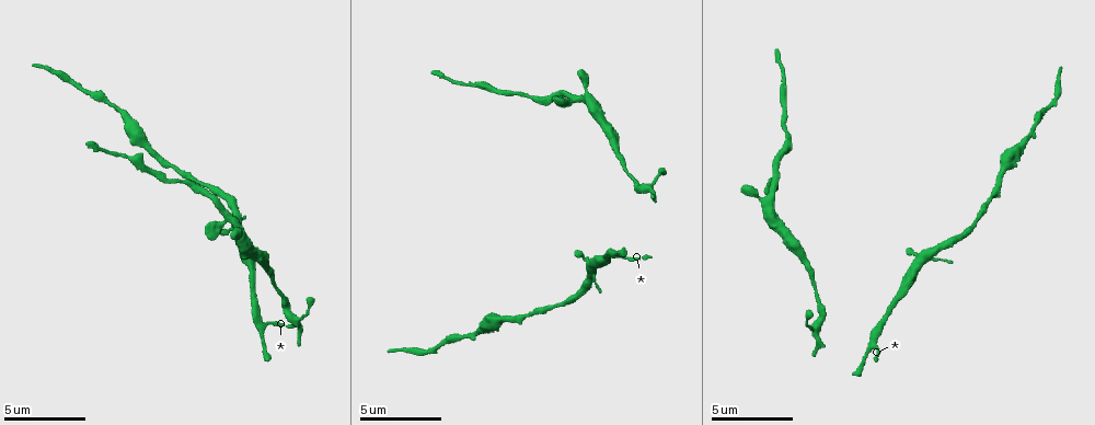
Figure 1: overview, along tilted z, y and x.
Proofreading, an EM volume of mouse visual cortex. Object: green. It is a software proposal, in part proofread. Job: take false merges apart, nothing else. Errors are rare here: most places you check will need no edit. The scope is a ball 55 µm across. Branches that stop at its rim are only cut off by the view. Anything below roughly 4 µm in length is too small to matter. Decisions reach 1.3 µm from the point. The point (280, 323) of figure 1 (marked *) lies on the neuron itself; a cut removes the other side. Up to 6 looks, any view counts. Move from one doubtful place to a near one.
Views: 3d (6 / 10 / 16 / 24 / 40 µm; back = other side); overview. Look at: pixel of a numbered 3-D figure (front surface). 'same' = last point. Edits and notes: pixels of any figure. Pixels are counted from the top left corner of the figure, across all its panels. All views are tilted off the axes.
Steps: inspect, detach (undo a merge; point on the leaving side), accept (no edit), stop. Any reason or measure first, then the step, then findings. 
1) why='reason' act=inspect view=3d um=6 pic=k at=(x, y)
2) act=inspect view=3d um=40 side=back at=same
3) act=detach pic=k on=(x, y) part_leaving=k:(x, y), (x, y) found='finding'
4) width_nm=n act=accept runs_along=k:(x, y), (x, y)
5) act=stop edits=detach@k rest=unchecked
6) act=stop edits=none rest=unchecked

why='sudden change in width' act=inspect view=3d um=16 pic=1 at=(897, 295)

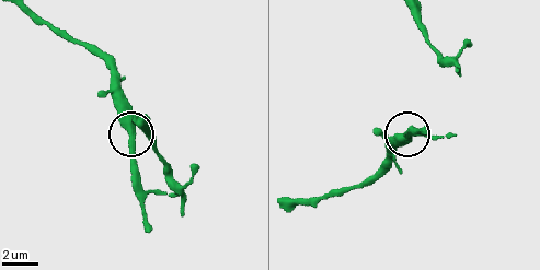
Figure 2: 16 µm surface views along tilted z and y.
act=accept runs_along=2:(161, 191), (142, 188), (130, 112), (123, 95) found='all the same neuron'

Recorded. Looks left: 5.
why='calibre changes' act=inspect view=3d um=10 pic=1 at=(140, 164)

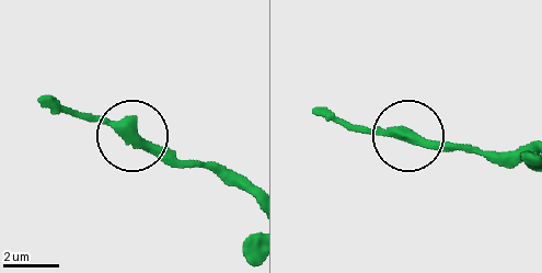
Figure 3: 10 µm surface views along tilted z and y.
act=accept found='one neuron here'

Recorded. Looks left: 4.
why='thick turns thin' act=inspect view=3d um=16 pic=1 at=(1023, 145)

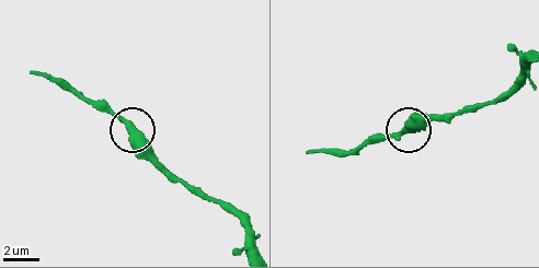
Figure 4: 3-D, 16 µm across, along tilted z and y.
act=accept found='one neuron here'

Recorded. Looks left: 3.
act=stop edits=none rest=unchecked

